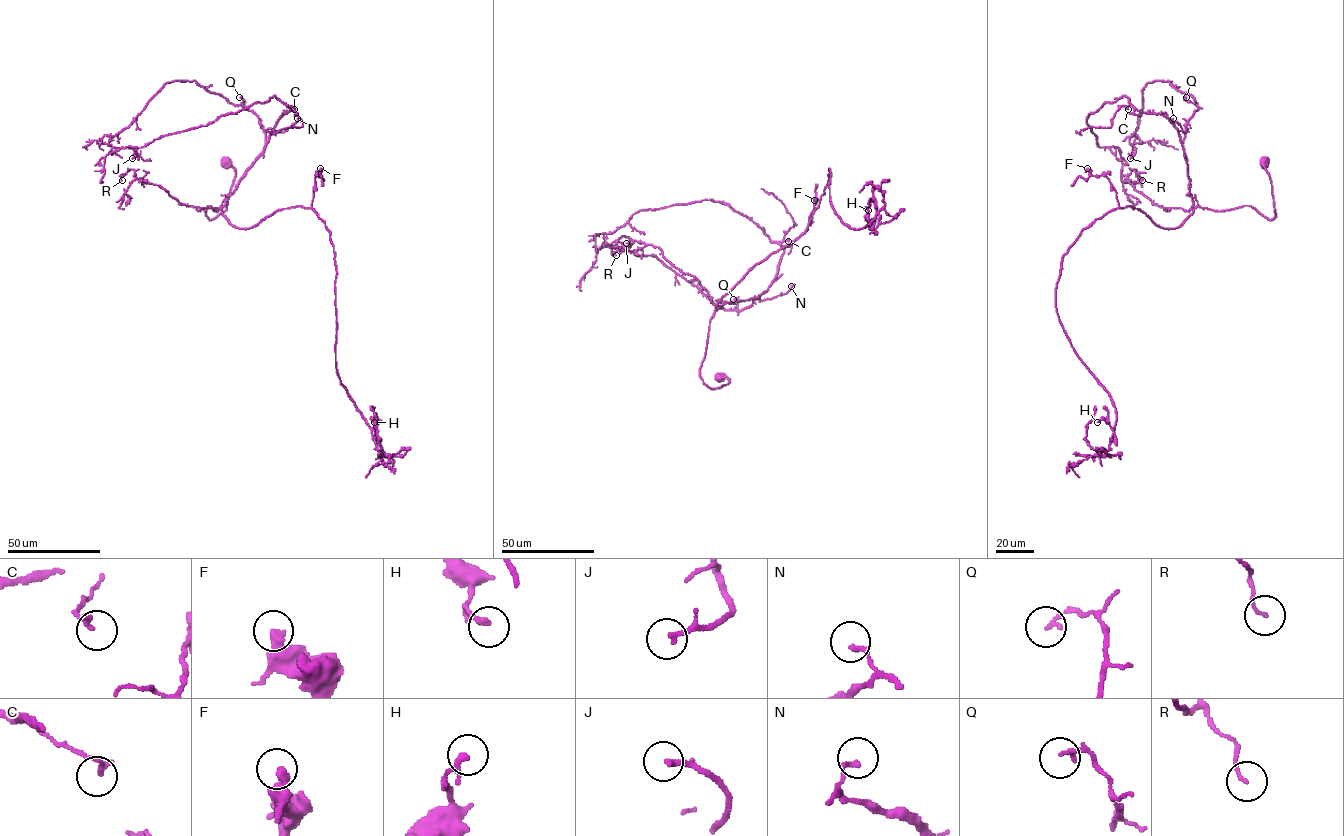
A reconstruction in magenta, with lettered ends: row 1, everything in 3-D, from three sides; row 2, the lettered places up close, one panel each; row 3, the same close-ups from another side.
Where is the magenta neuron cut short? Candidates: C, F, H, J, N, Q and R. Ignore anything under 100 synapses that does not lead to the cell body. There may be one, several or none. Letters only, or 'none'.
none

